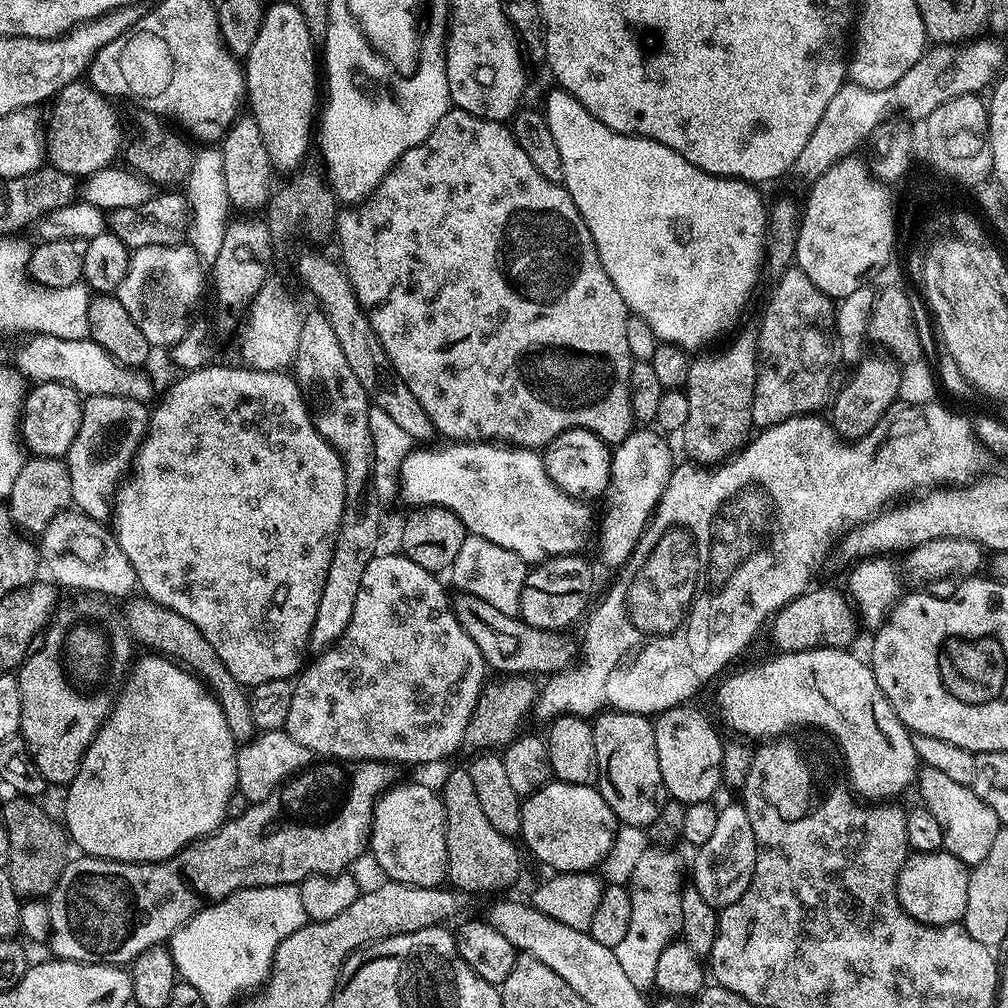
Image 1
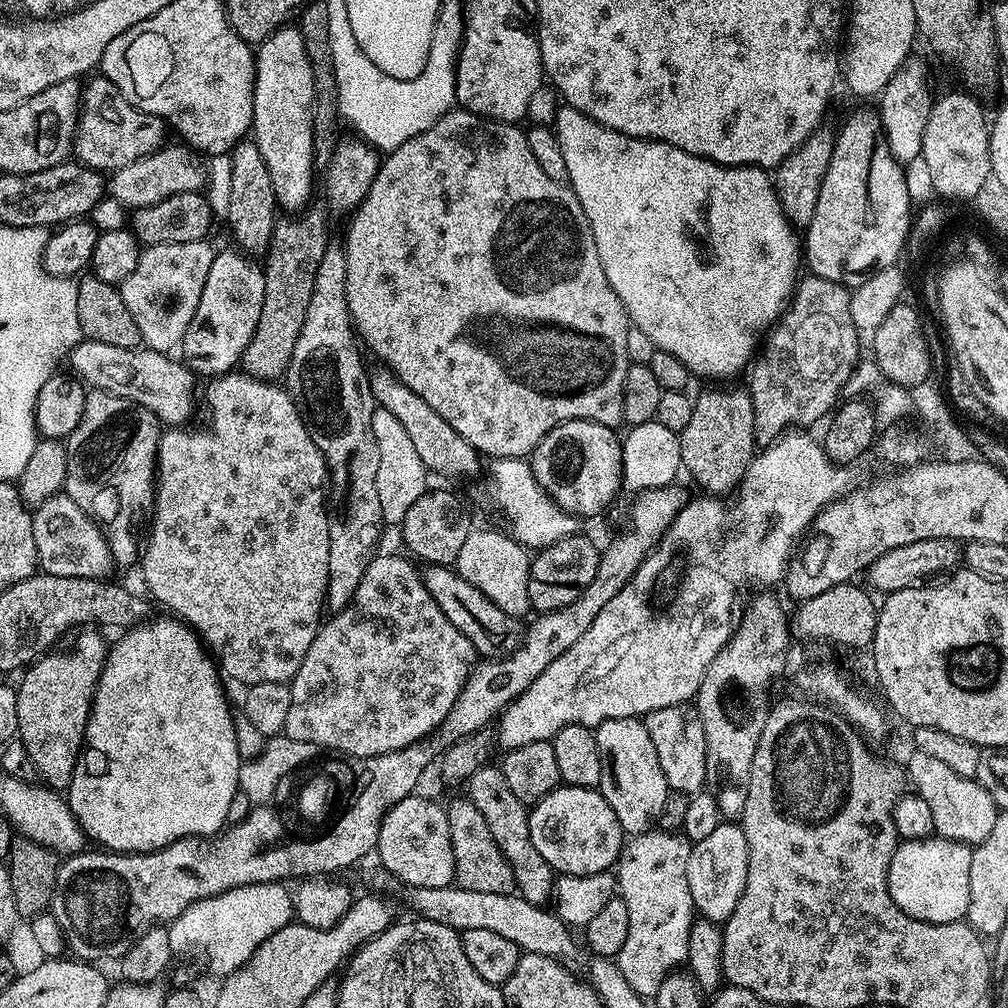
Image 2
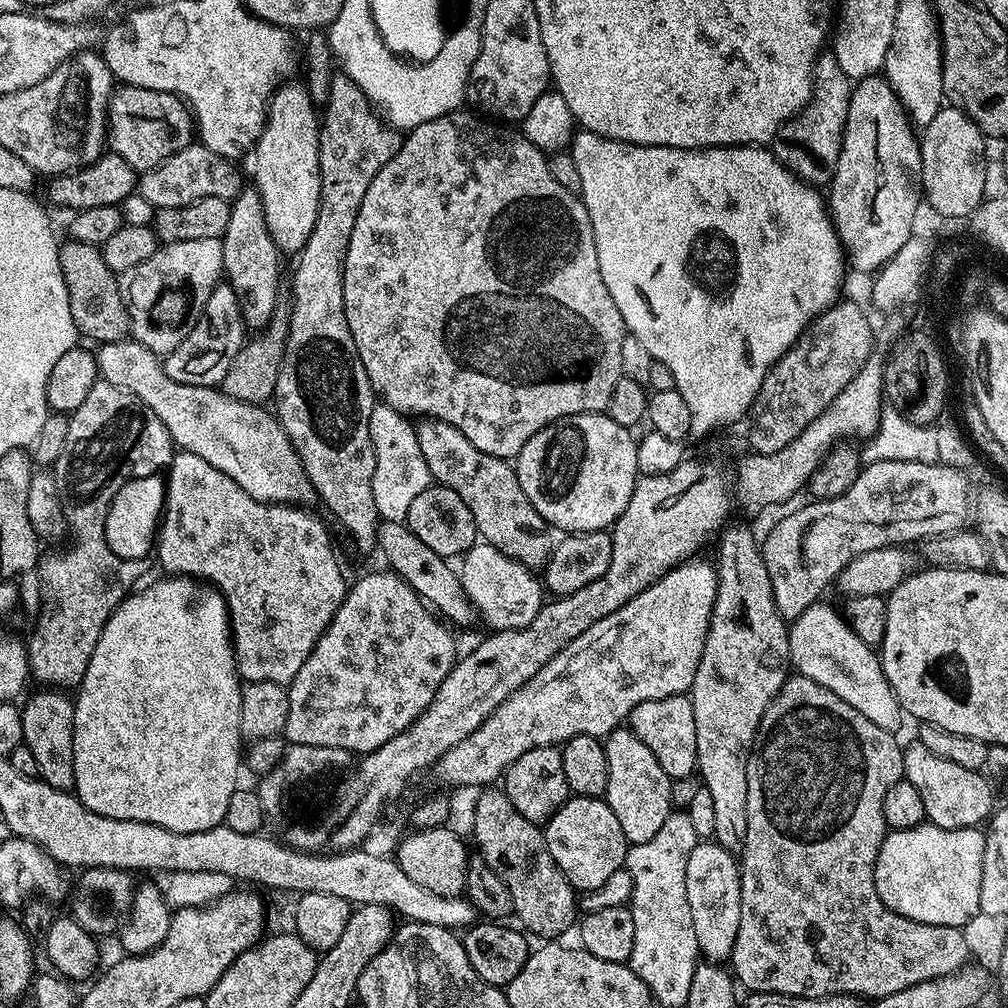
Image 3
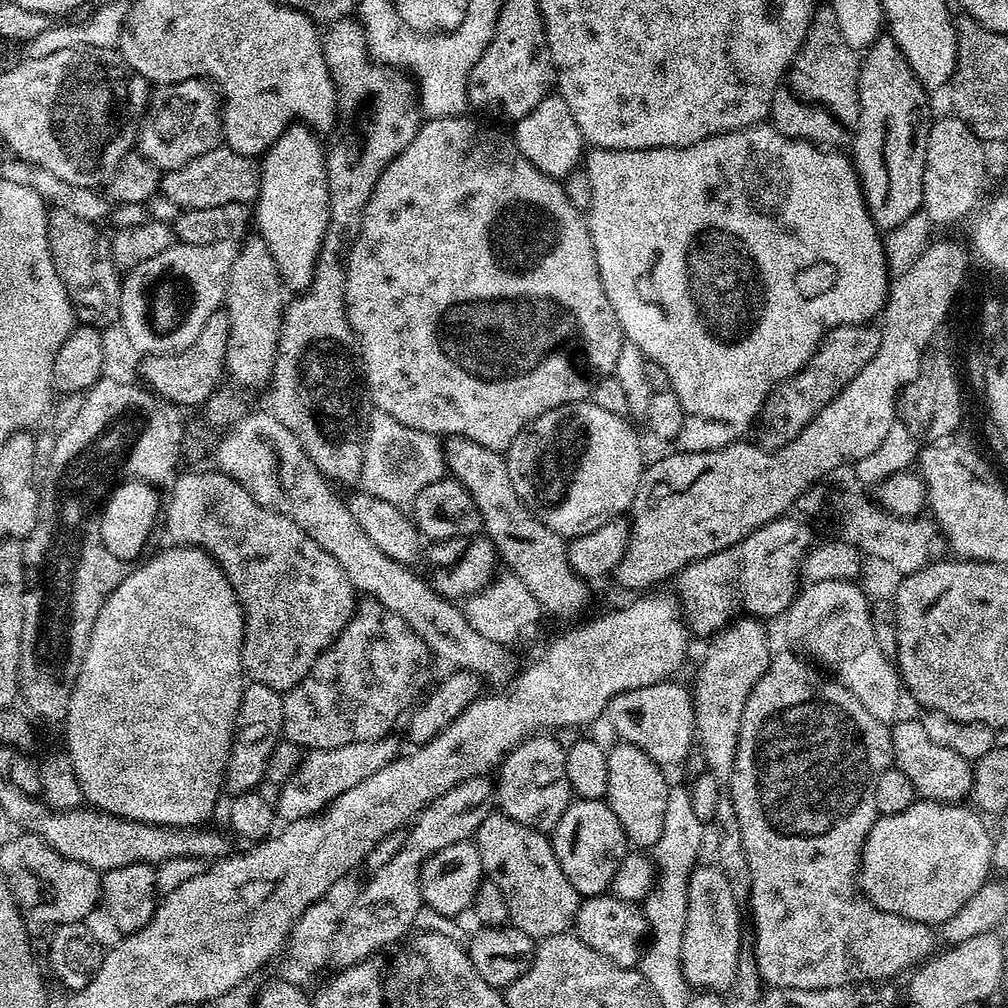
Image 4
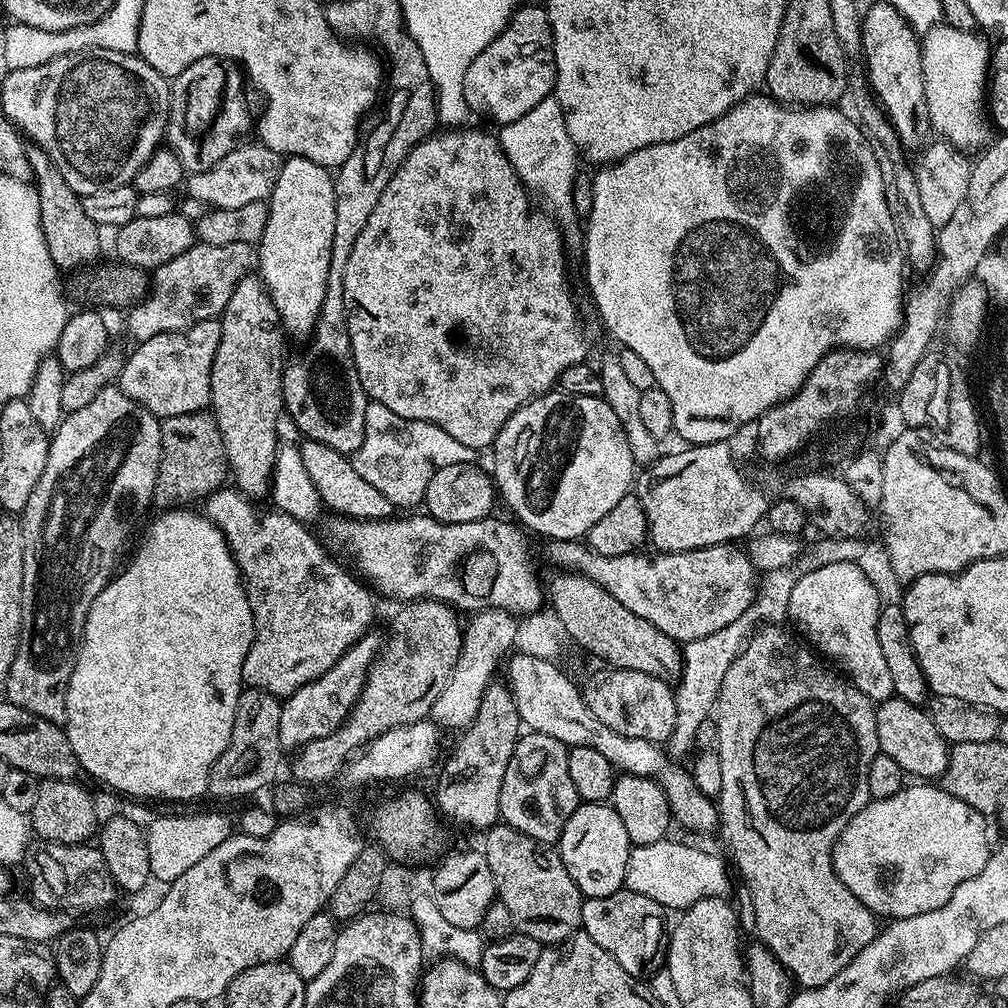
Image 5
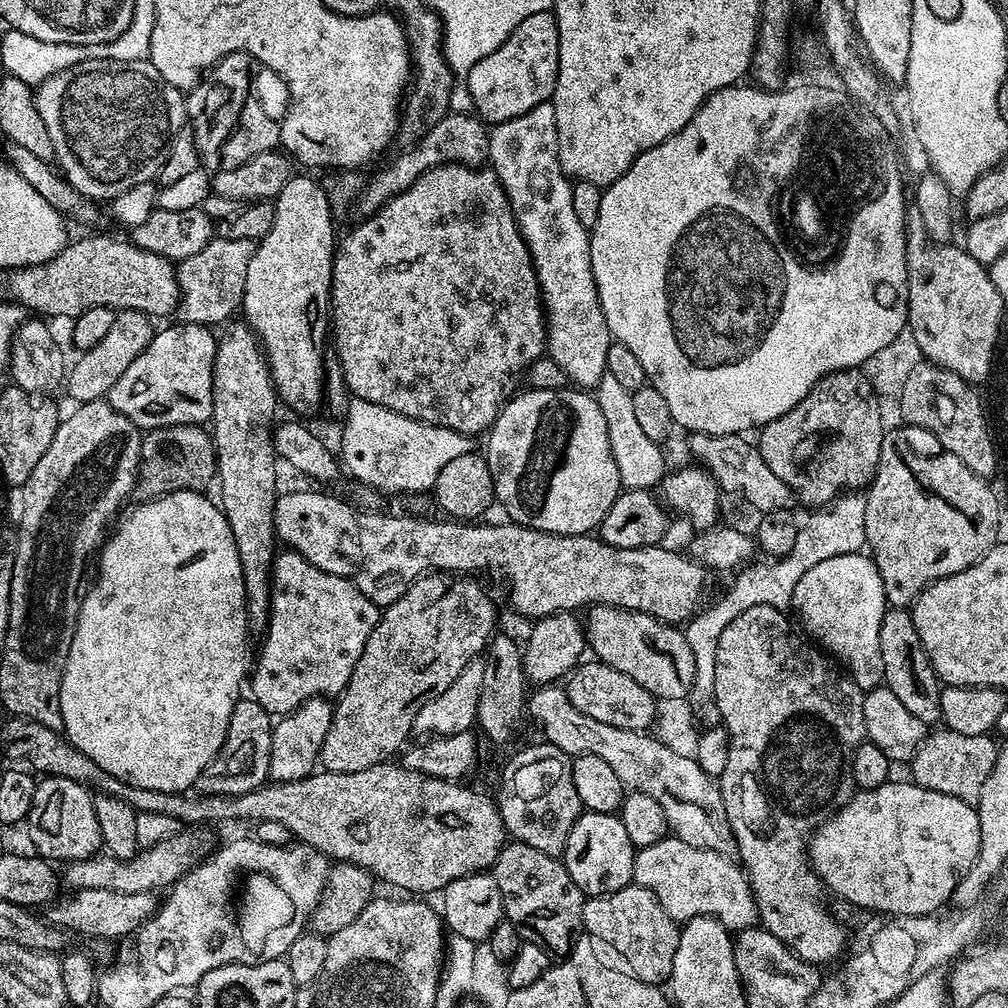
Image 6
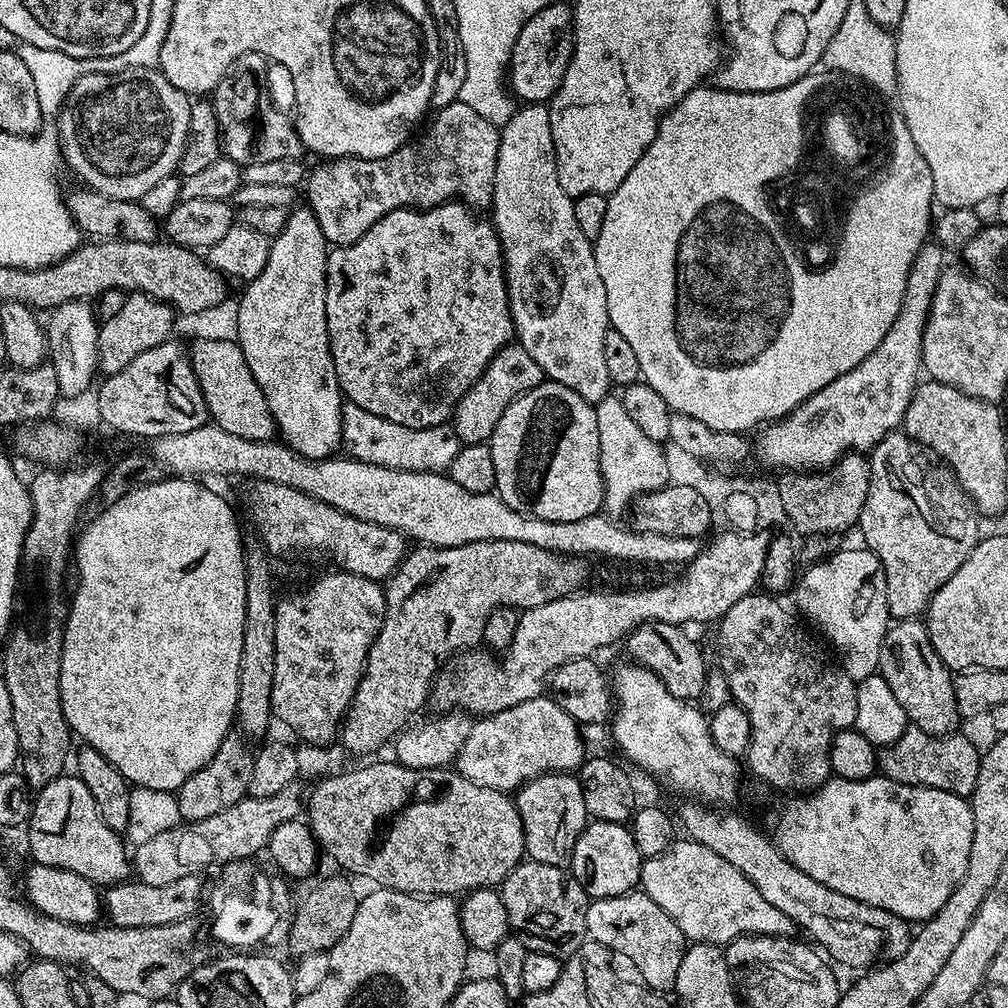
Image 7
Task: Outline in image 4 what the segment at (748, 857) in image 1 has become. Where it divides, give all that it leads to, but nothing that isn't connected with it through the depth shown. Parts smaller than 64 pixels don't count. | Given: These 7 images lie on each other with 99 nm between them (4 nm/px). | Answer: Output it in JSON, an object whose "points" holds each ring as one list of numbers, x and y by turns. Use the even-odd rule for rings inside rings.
{"points":[[697,866,689,874,688,909,686,910,685,933,682,937,681,970,690,989,724,994,731,989,738,970,742,906,734,898,734,890,730,890,730,882,726,882,726,874,722,874,718,866,711,867]]}

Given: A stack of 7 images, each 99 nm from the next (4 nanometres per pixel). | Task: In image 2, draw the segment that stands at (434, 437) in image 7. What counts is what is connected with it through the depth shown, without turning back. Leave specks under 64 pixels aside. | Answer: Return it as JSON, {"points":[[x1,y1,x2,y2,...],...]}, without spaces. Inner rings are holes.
{"points":[[378,406,372,412,371,429,374,430,374,438,378,444,377,493,383,520,385,525,398,526,404,520,410,506,427,491,428,472,414,445,411,444,406,430,403,429,402,422,395,418,394,414]]}

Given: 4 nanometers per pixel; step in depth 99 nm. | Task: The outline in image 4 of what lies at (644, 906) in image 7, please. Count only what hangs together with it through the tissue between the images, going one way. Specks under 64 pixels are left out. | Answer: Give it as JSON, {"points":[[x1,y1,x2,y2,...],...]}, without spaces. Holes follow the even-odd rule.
{"points":[[605,894,581,899,580,909,576,912,574,934,586,942,590,950,598,950,598,954,610,962,623,968,636,968,646,947,649,927,644,909,639,903]]}

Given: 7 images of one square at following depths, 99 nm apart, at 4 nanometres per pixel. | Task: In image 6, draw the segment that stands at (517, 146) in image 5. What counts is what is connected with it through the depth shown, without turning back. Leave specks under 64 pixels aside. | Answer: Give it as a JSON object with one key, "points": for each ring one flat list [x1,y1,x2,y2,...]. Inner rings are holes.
{"points":[[550,102,539,104,534,106,534,110,526,110,526,114,518,114,518,118,510,118,495,125,488,134,488,160,492,171,504,188,506,198,516,216,516,225,520,228,522,238,532,255,532,265,538,278,548,329,547,355,551,356,554,362,558,362,558,366,562,366,569,381,577,389,595,389,596,383,608,370,606,350,610,337,592,273,588,241,590,232,574,215,573,181,565,176,558,162,558,130,554,118,554,106]]}

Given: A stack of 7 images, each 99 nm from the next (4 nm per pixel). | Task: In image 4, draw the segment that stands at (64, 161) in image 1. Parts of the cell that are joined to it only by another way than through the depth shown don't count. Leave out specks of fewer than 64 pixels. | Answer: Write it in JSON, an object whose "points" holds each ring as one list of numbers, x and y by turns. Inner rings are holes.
{"points":[[204,78,183,80,177,84,157,87,151,93,148,111,144,113,144,118,140,122,140,130,136,133,136,148,141,156,148,160,157,160,169,170,184,167,191,159,198,158,196,152,200,152,200,148,207,148,210,151,208,144,211,144,213,148,217,147,212,142,212,136,222,136,222,104,213,85]]}

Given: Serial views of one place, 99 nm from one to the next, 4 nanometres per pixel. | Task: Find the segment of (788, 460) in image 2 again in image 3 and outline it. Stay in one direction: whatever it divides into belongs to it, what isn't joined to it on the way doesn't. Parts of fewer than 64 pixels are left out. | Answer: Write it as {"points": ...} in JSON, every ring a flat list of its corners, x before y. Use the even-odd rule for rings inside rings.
{"points":[[711,559,685,560,677,568,671,568,642,590,626,606,614,610,602,622,594,622,586,634,578,634,570,646,566,646,530,682,526,682,510,698,506,698,490,714,478,730,458,746,446,750,434,765,434,773,444,784,469,784,479,789,492,786,503,777,506,769,526,750,563,745,572,736,603,738,627,721,629,713,638,702,654,702,658,698,685,695,694,682,698,662,702,658,702,646,710,626,710,618,716,601,716,570]]}

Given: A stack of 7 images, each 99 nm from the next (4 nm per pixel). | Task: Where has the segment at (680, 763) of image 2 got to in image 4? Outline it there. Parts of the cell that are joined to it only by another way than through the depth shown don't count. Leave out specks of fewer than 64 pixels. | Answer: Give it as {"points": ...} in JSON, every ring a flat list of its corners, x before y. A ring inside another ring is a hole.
{"points":[[665,682,654,686,642,686,638,690,630,690,618,694,608,704,606,721,617,732,619,739,626,744,638,746,652,759,655,764,669,766,668,764,680,764,688,756,688,751,693,751,696,731,696,707,692,704,692,695,689,689,684,689,677,682]]}

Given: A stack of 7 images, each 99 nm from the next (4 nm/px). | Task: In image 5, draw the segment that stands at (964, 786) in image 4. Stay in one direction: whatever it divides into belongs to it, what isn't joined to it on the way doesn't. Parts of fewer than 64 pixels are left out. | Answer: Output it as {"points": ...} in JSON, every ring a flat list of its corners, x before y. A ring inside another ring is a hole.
{"points":[[893,695,875,705,876,730,883,755,894,758,901,770,912,778,943,777,948,765,950,745,938,734,934,722,919,704,911,704]]}

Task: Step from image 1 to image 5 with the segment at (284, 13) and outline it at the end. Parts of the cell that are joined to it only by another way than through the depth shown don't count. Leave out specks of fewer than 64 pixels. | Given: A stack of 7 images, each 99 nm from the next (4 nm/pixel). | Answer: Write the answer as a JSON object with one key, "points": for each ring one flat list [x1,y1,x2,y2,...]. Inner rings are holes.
{"points":[[289,156,283,161,272,195,267,199,269,221,265,233,258,243,258,275,264,282,264,289,272,299,274,310,280,315,280,323,287,335,311,337,316,329,317,316,326,294,326,278,330,270,330,254,334,238,334,206,336,186,329,169,310,162,310,158]]}

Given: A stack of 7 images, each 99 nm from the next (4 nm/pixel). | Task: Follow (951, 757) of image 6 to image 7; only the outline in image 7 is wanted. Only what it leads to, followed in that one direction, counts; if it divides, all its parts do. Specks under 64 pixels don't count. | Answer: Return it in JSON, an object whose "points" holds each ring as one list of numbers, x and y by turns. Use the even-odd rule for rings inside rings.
{"points":[[908,727,898,742,887,745,879,753,878,768,894,782,913,784,934,790,946,790,955,796,971,797,980,769,982,752,961,734,931,736,920,728]]}

